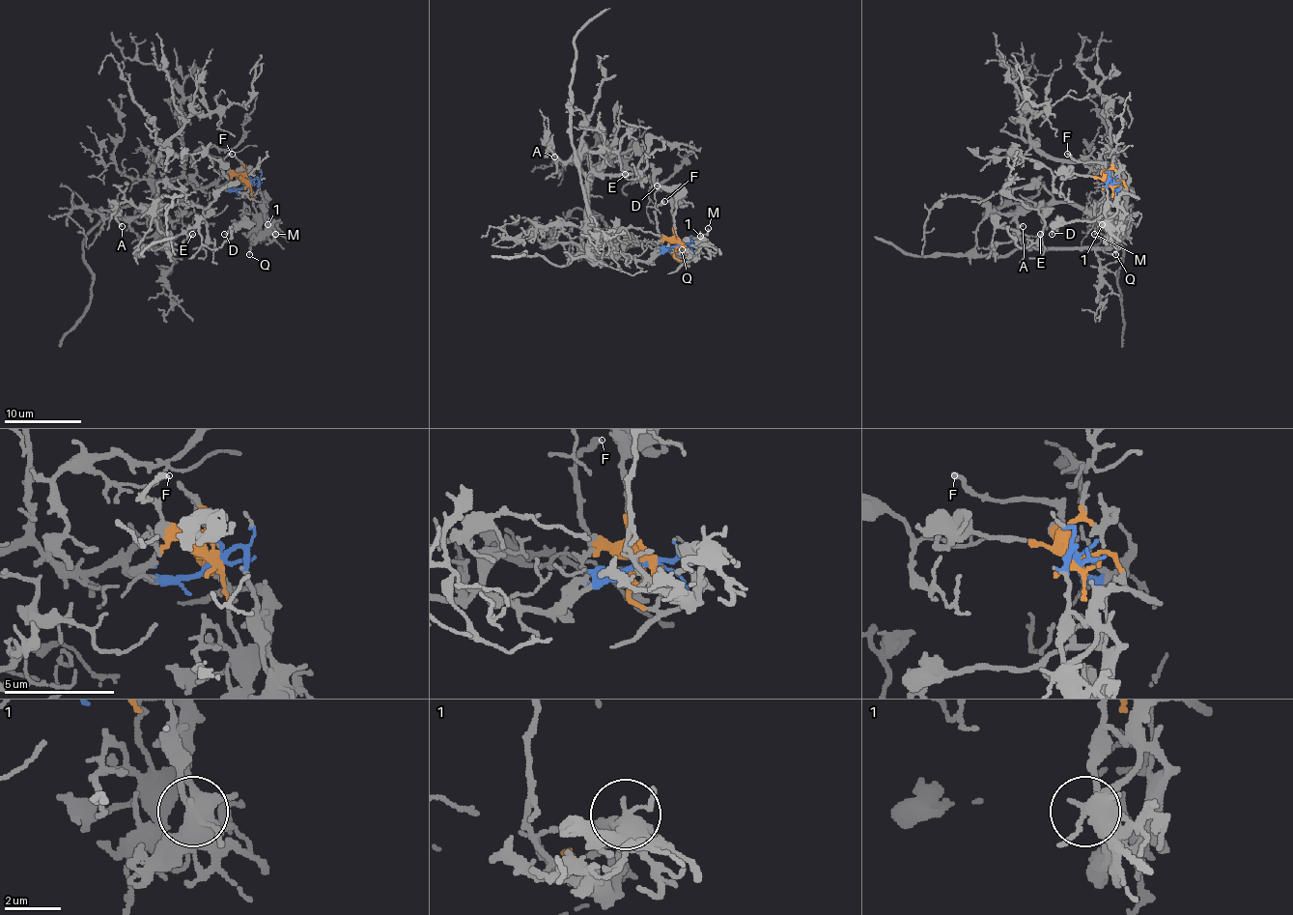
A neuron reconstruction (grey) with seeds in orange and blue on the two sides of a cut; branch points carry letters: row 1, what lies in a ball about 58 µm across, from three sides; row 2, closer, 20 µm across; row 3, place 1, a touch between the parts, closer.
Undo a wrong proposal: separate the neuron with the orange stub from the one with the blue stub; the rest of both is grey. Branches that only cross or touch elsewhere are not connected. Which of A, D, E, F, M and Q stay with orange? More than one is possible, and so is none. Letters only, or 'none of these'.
D, F, Q

